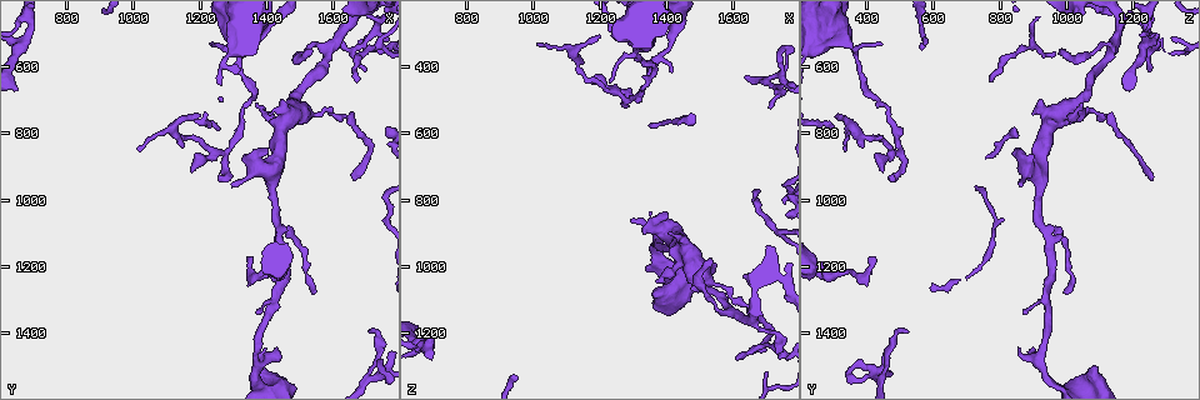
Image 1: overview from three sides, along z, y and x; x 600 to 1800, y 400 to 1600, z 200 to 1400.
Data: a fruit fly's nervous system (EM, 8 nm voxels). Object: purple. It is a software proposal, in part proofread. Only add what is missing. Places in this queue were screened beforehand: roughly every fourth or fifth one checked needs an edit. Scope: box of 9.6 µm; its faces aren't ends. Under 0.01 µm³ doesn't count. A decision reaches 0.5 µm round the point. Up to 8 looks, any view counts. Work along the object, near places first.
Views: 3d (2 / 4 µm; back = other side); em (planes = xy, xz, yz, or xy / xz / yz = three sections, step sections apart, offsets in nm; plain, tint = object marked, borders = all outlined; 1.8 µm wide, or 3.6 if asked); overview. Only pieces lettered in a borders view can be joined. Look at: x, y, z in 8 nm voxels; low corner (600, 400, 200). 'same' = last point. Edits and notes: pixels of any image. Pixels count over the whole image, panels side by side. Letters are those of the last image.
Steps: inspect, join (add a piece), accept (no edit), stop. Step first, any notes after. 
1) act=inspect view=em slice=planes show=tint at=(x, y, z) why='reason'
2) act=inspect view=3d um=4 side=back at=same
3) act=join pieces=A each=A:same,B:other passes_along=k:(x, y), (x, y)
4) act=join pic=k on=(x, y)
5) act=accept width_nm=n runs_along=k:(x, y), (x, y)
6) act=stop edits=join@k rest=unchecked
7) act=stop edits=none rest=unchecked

act=inspect view=em slice=yz step=4 show=borders at=(1250, 930, 470) why='tapers out'

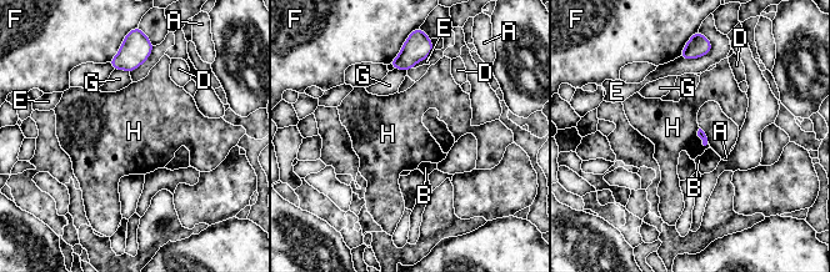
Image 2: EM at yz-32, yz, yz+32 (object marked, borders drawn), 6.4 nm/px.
act=accept each=A:other,B:other,D:other,E:other,F:other,G:other,H:other border=2:(699, 127), (698, 136), (705, 146) found='no lettered piece goes on from it'

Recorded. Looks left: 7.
act=inspect view=3d um=4 at=(1730, 500, 1240) why='arms part here'

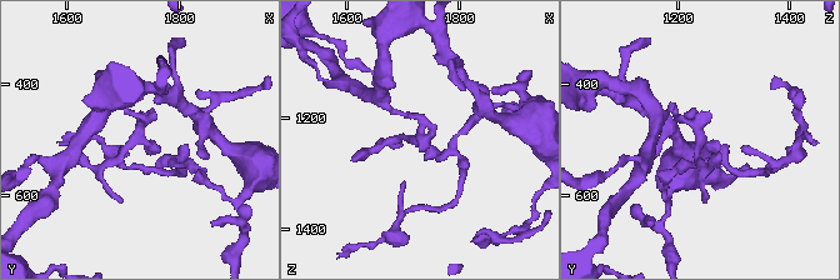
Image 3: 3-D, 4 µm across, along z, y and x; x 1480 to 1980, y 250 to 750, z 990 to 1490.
act=inspect view=em slice=xy step=16 show=borders at=(1725, 495, 1240) arms=3 why='shape alone is not enough'

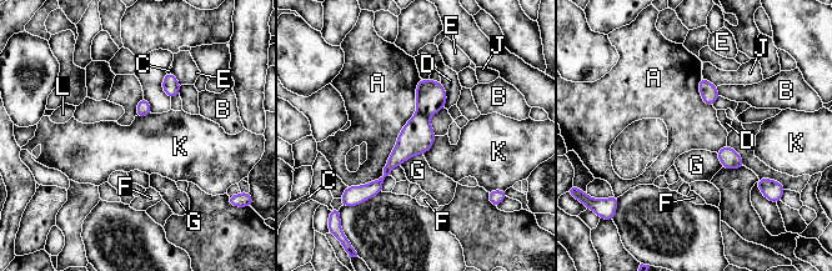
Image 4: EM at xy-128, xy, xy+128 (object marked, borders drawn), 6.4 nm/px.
act=accept longest_contact=A:850nm each=A:other,B:other,C:other,D:other,E:other,F:other,G:other,J:other,K:other,L:other runs_along=4:(437, 84), (417, 135), (367, 194) found='no lettered piece goes on from it'

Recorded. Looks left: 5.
act=inspect view=em slice=planes show=borders at=(1370, 1500, 920) why='sudden change in width'

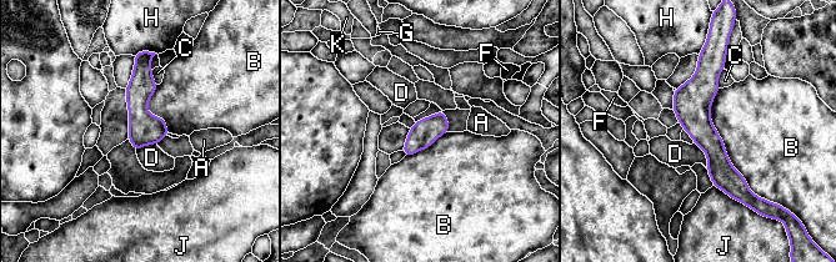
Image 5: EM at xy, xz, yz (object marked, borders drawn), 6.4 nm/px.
act=accept width_nm=170 each=A:other,B:other,C:other,D:other,F:other,G:other,H:other,J:other,K:other border=5:(695, 142), (705, 154), (707, 167) found='none of them fits'

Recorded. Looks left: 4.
act=stop edits=none rest=unchecked

